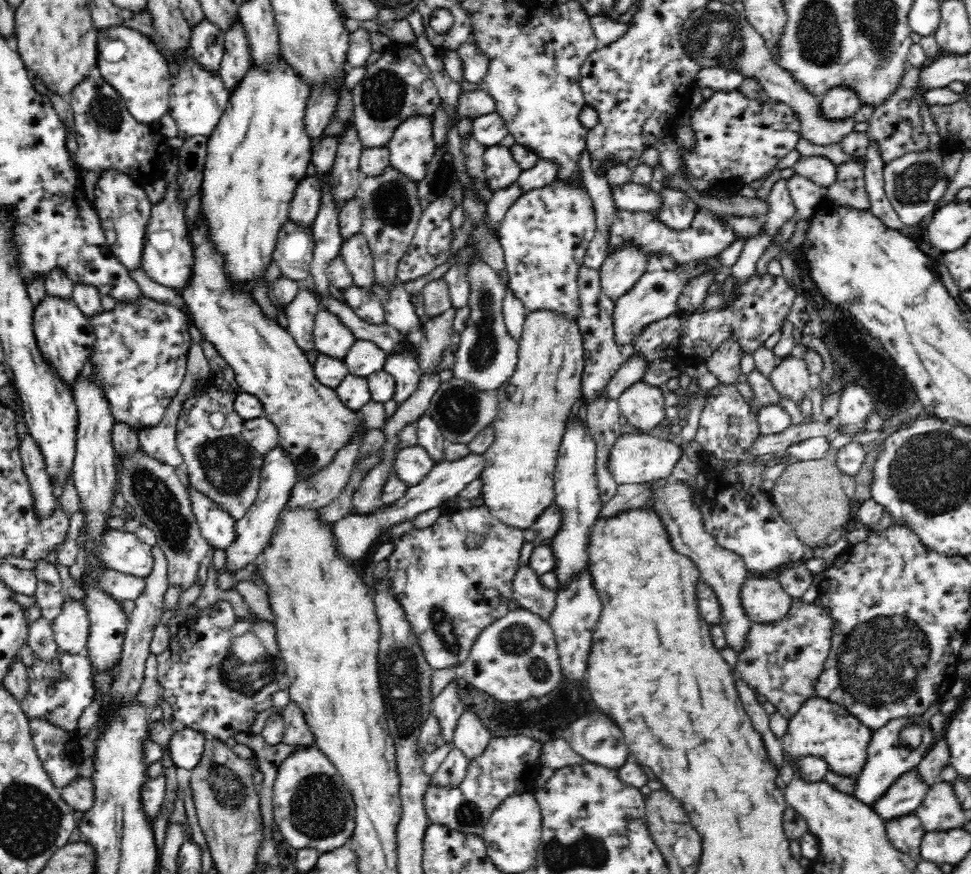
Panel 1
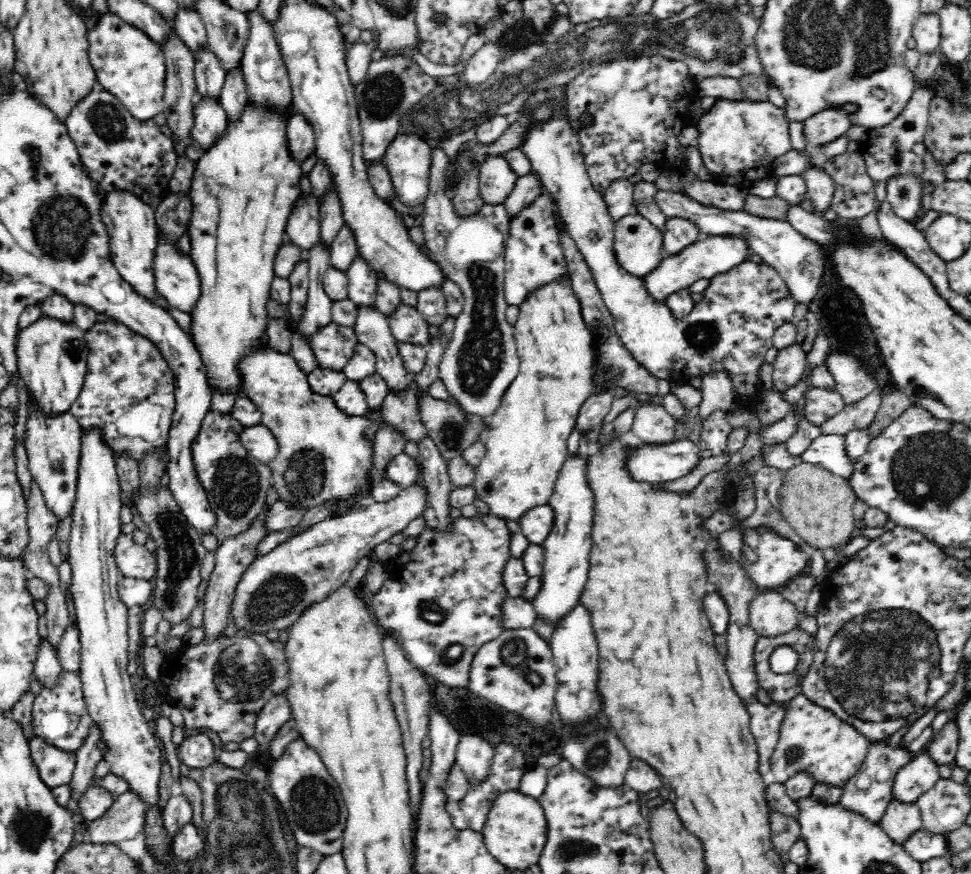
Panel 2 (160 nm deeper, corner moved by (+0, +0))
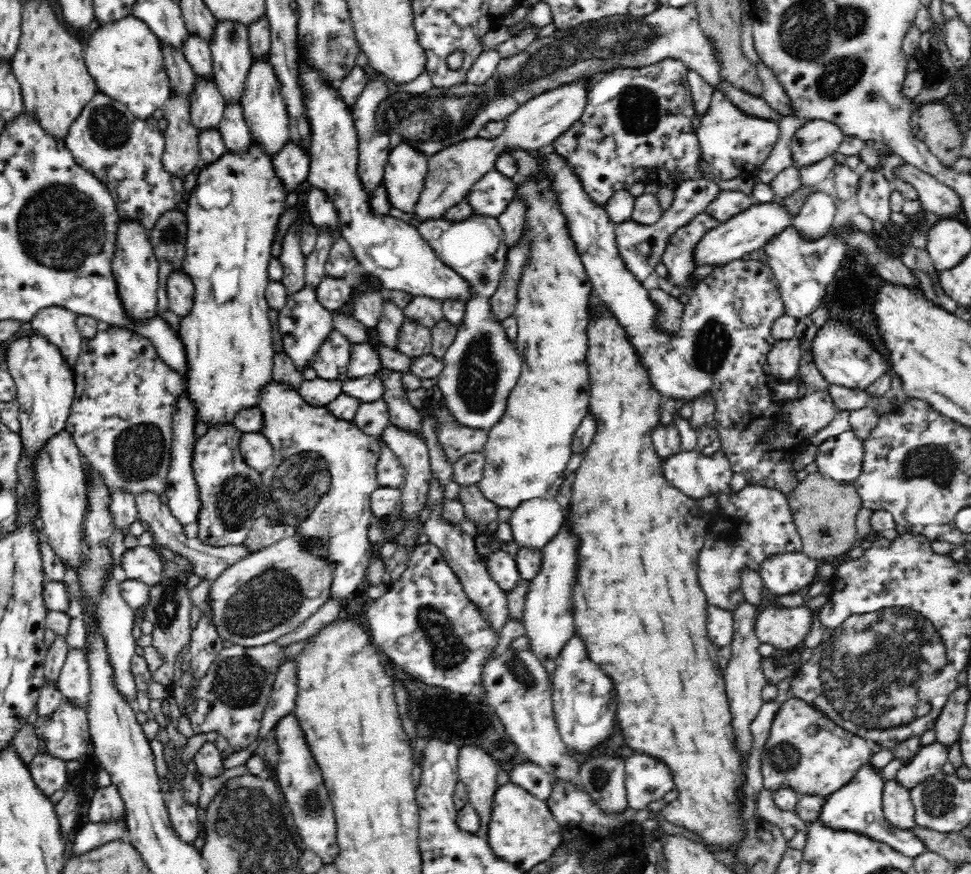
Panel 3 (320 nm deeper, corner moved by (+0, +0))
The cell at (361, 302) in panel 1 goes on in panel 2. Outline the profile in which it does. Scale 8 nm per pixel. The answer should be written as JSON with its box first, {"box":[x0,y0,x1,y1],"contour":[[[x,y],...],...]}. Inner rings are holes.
{"box":[355,307,414,395],"contour":[[[374,307],[358,311],[355,333],[376,357],[375,372],[386,381],[388,393],[401,395],[412,388],[414,377],[405,367],[396,339],[389,327],[389,318]]]}

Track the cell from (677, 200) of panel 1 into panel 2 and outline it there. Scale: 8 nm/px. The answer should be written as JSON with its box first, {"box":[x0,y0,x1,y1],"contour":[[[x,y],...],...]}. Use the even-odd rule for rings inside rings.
{"box":[663,217,700,256],"contour":[[[670,217],[666,222],[663,249],[667,256],[677,255],[700,237],[700,230],[696,224],[681,217]]]}

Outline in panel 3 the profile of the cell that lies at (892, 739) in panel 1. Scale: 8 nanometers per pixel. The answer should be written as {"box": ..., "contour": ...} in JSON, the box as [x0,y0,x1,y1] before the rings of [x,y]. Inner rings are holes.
{"box":[816,763,926,858],"contour":[[[867,763],[854,778],[840,790],[833,792],[822,804],[822,810],[816,821],[824,827],[838,831],[850,831],[868,836],[869,839],[887,844],[894,850],[914,858],[926,851],[924,843],[911,835],[908,830],[892,826],[882,810],[882,788],[884,780],[878,770],[873,770]]]}

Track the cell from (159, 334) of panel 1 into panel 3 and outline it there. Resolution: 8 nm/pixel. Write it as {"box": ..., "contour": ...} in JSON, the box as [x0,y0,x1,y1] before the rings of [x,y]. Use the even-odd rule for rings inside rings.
{"box":[65,326,184,496],"contour":[[[111,326],[107,331],[98,331],[96,336],[91,339],[83,339],[80,356],[78,357],[76,366],[73,368],[75,382],[75,399],[72,402],[70,416],[67,418],[67,427],[65,430],[72,435],[76,447],[80,449],[80,454],[86,459],[88,464],[98,471],[100,479],[104,481],[104,485],[108,487],[110,494],[116,491],[126,491],[136,496],[143,492],[152,492],[158,496],[164,494],[167,490],[167,476],[171,467],[171,454],[173,445],[174,420],[173,416],[177,411],[179,396],[184,393],[184,377],[176,372],[172,367],[168,366],[164,360],[160,358],[155,346],[151,344],[151,340],[137,334],[128,329],[118,326]]]}

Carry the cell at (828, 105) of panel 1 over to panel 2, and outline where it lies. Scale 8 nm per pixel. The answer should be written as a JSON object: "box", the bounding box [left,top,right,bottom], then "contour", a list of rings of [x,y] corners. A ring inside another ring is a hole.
{"box":[803,106,851,150],"contour":[[[848,106],[826,109],[803,120],[805,144],[822,150],[826,144],[836,142],[851,127],[848,112]]]}

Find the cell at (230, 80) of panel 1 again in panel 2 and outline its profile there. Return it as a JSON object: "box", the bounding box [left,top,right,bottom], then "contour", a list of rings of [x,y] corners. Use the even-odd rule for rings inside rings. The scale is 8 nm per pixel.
{"box":[219,67,247,124],"contour":[[[241,67],[225,76],[219,103],[226,113],[228,124],[239,121],[247,105],[246,85]]]}

